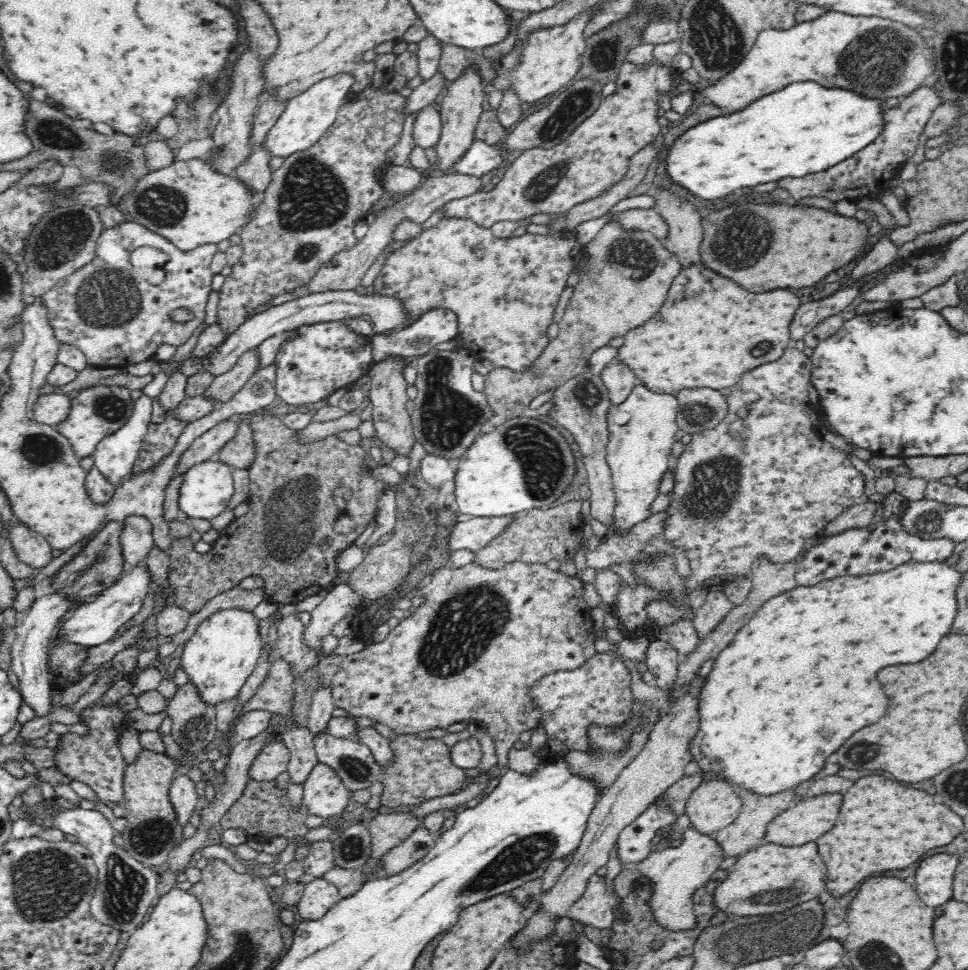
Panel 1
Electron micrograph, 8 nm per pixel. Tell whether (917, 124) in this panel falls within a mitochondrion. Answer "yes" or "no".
no

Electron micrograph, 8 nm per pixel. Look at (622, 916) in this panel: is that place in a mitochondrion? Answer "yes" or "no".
no

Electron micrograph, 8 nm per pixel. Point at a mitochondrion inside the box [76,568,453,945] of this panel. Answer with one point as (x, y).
(122, 891)

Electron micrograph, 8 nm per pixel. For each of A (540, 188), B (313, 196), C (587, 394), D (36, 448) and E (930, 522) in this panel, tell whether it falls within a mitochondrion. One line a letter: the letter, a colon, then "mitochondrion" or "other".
A: mitochondrion
B: mitochondrion
C: mitochondrion
D: mitochondrion
E: mitochondrion

